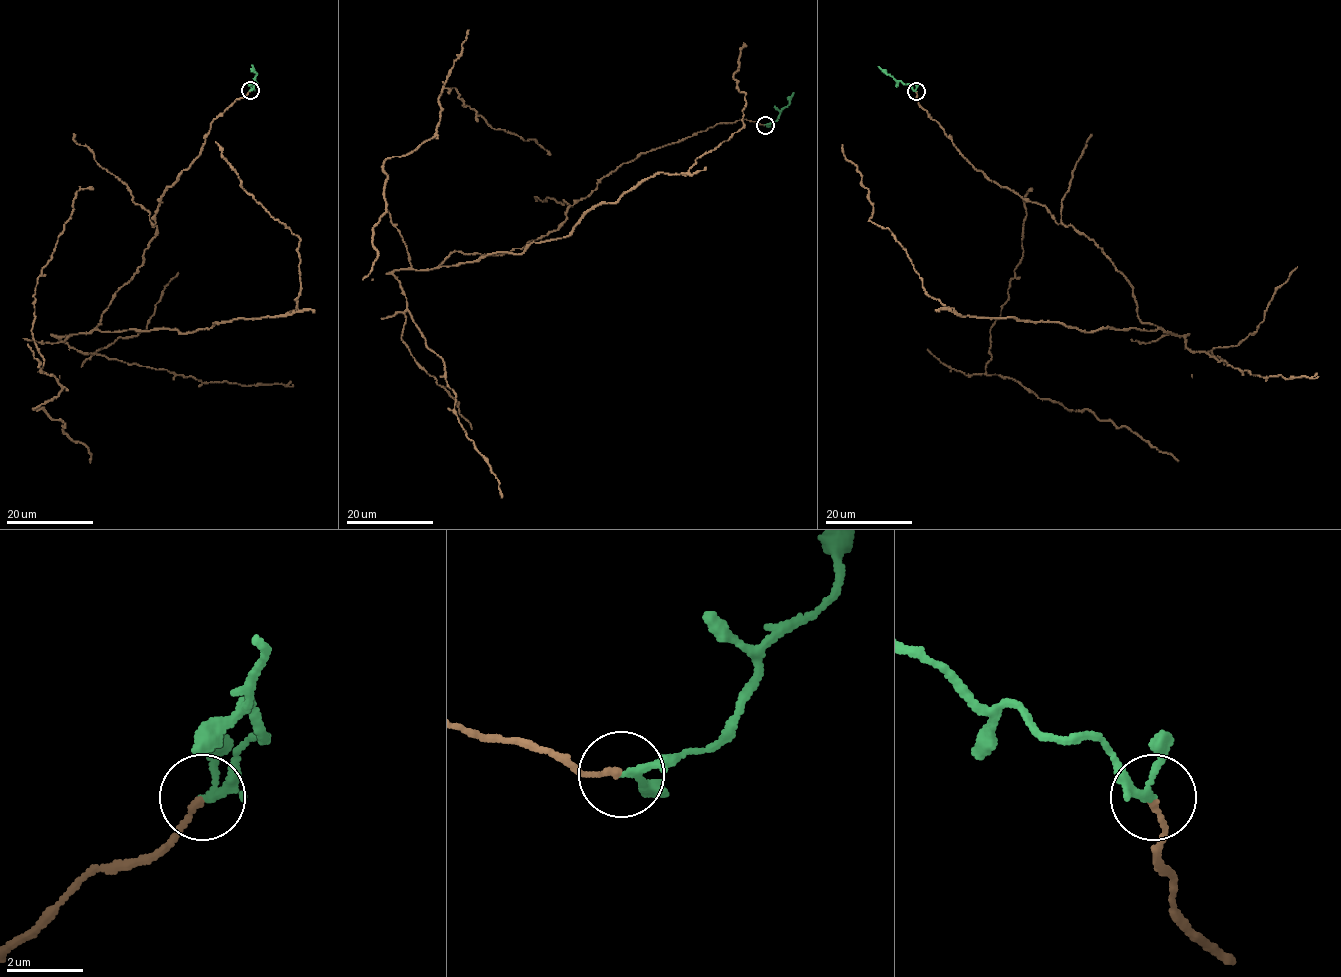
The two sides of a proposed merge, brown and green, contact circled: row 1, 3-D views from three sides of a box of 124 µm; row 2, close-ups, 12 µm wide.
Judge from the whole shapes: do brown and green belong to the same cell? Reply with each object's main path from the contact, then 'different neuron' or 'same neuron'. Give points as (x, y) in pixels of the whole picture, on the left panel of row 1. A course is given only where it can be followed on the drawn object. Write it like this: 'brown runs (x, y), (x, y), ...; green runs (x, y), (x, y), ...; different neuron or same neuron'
brown runs (250, 90), (167, 186), (100, 331), (297, 311), (299, 238), (215, 141); green runs (250, 90), (256, 83), (252, 65); different neuron

